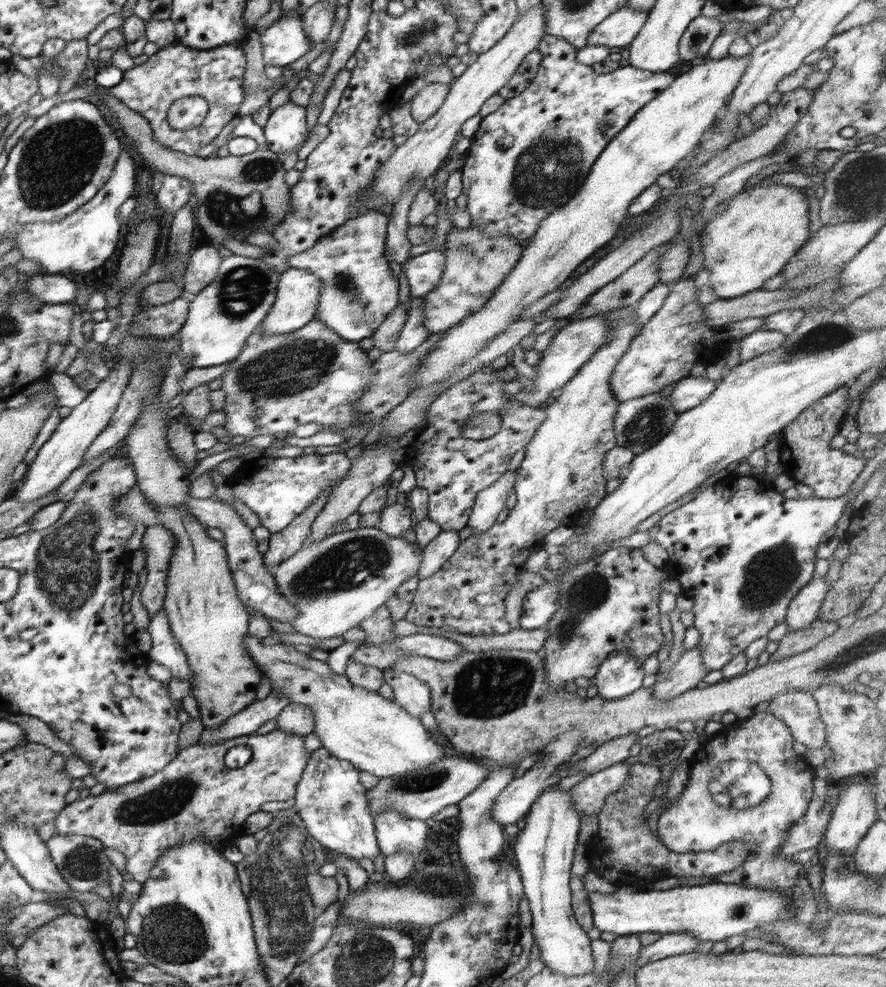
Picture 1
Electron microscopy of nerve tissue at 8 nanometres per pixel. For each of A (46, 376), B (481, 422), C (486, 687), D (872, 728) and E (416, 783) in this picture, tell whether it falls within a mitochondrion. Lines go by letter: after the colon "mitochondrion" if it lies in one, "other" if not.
A: other
B: mitochondrion
C: mitochondrion
D: mitochondrion
E: mitochondrion

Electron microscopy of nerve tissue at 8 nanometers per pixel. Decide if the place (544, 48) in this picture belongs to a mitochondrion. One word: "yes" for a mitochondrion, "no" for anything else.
no

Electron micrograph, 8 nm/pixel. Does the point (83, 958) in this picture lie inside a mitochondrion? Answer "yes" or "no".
no

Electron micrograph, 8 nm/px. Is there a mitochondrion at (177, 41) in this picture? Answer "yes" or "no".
no

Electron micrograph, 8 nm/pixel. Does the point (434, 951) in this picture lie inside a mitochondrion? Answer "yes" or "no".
no

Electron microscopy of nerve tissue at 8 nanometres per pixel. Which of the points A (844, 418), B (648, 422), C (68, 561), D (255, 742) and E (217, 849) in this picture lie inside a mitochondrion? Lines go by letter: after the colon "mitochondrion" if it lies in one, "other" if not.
A: other
B: mitochondrion
C: mitochondrion
D: other
E: other

